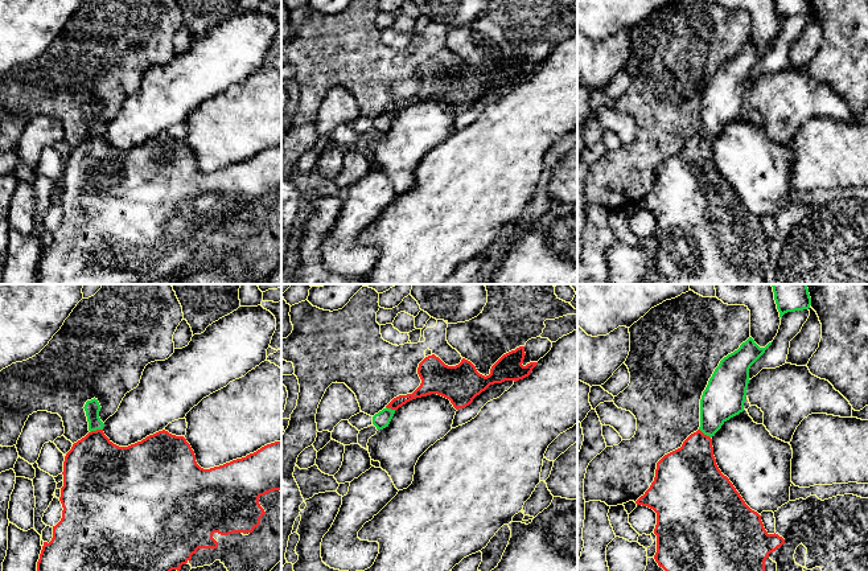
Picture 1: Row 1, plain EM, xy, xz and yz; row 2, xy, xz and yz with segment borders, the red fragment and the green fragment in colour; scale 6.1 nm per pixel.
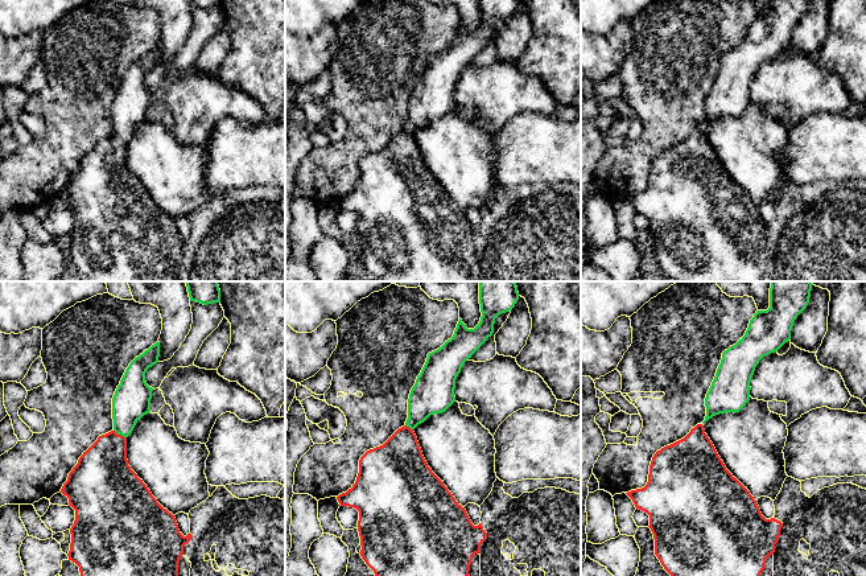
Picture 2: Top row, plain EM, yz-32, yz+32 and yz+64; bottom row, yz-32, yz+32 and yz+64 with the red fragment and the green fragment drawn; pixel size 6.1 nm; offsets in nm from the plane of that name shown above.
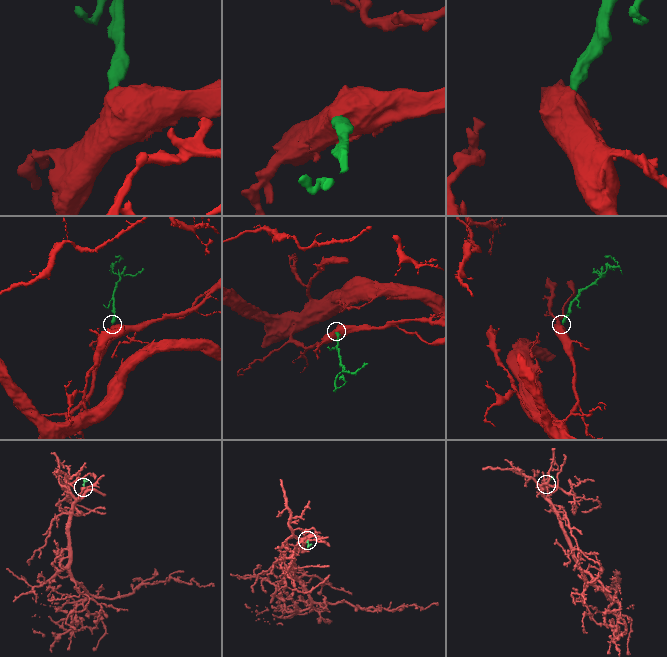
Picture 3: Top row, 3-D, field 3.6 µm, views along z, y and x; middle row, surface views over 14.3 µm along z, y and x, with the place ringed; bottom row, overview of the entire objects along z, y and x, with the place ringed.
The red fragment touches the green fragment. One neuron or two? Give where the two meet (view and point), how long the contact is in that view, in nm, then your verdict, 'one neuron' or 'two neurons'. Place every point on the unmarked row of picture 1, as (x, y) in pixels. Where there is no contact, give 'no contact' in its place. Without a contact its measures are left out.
xy (97, 134) | 80 nm | one neuron

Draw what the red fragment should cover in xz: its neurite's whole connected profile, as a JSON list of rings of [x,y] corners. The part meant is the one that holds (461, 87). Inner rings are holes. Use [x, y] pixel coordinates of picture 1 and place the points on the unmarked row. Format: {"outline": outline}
{"outline": [[[524,50],[503,58],[490,73],[489,79],[482,79],[476,70],[462,62],[456,70],[445,69],[435,58],[425,61],[417,71],[420,90],[407,99],[394,102],[382,115],[373,120],[377,133],[388,131],[395,115],[407,106],[431,98],[441,99],[451,104],[456,114],[469,110],[473,103],[490,89],[505,85],[519,85],[530,79],[538,66],[523,70]]]}

